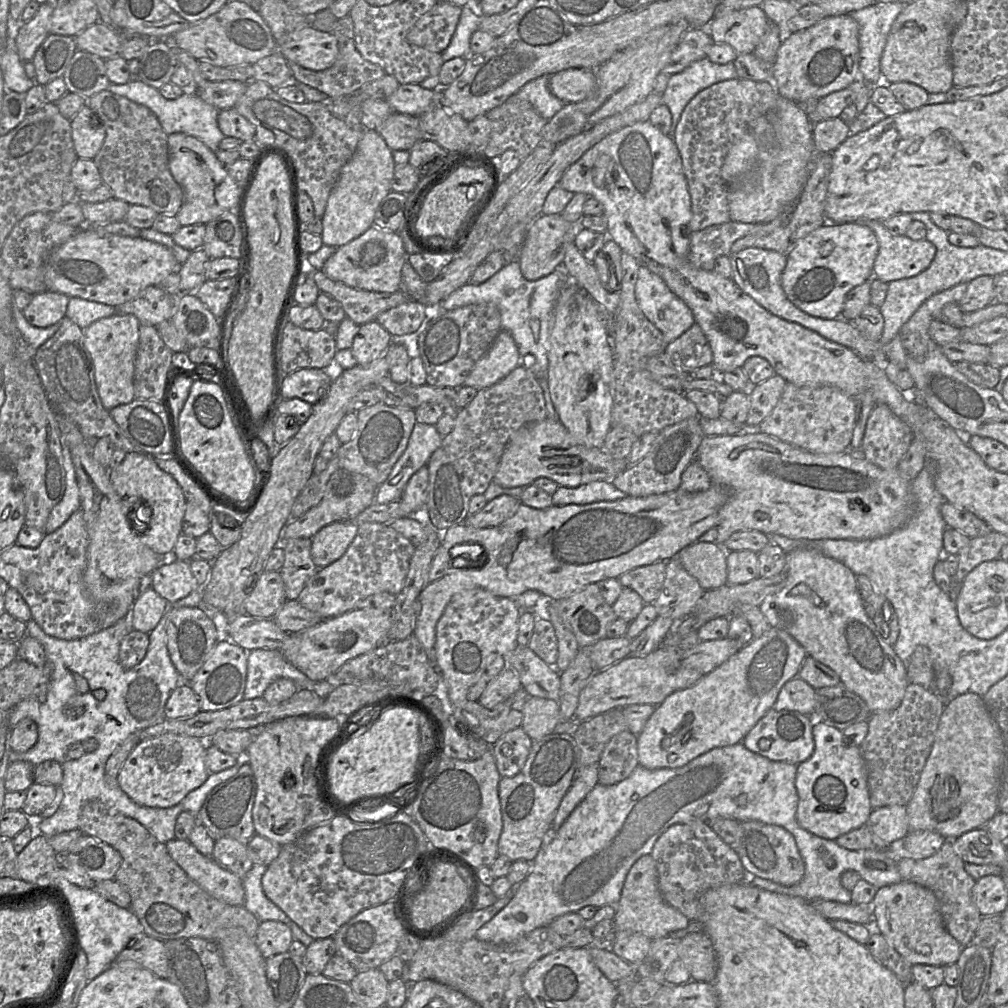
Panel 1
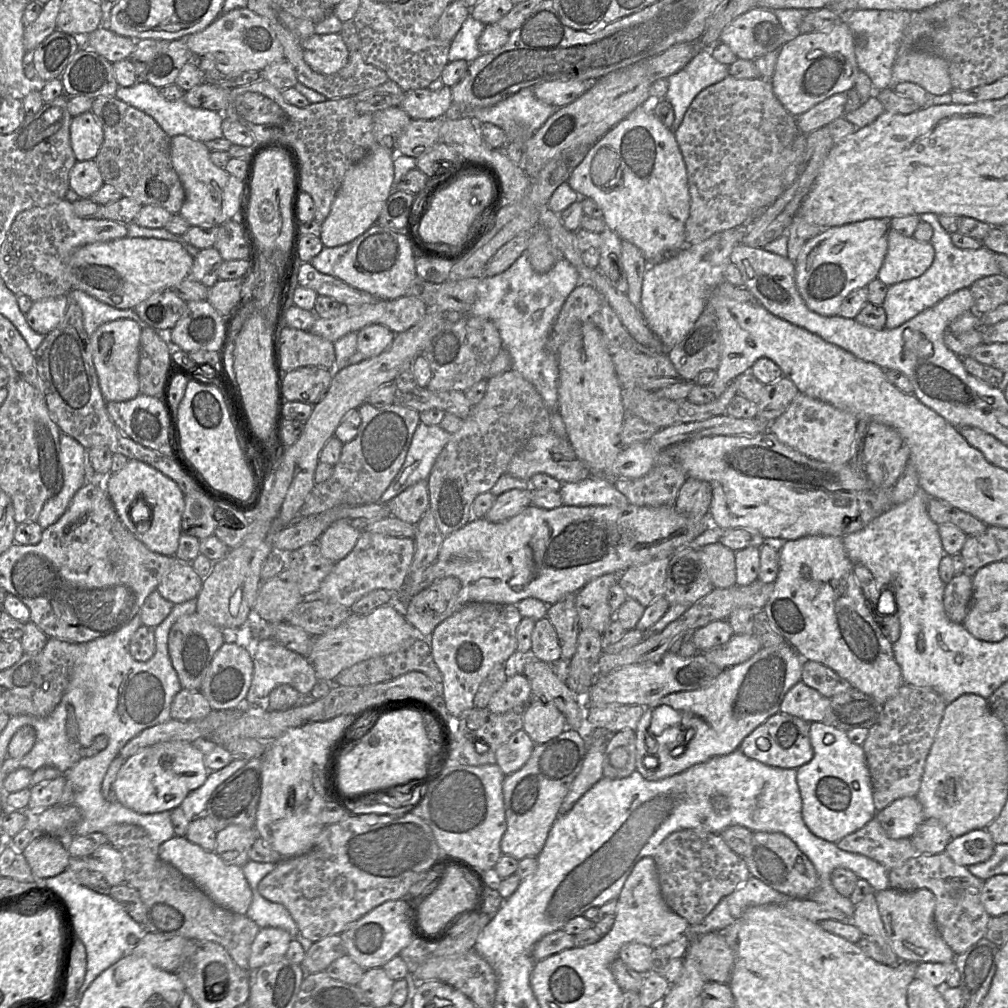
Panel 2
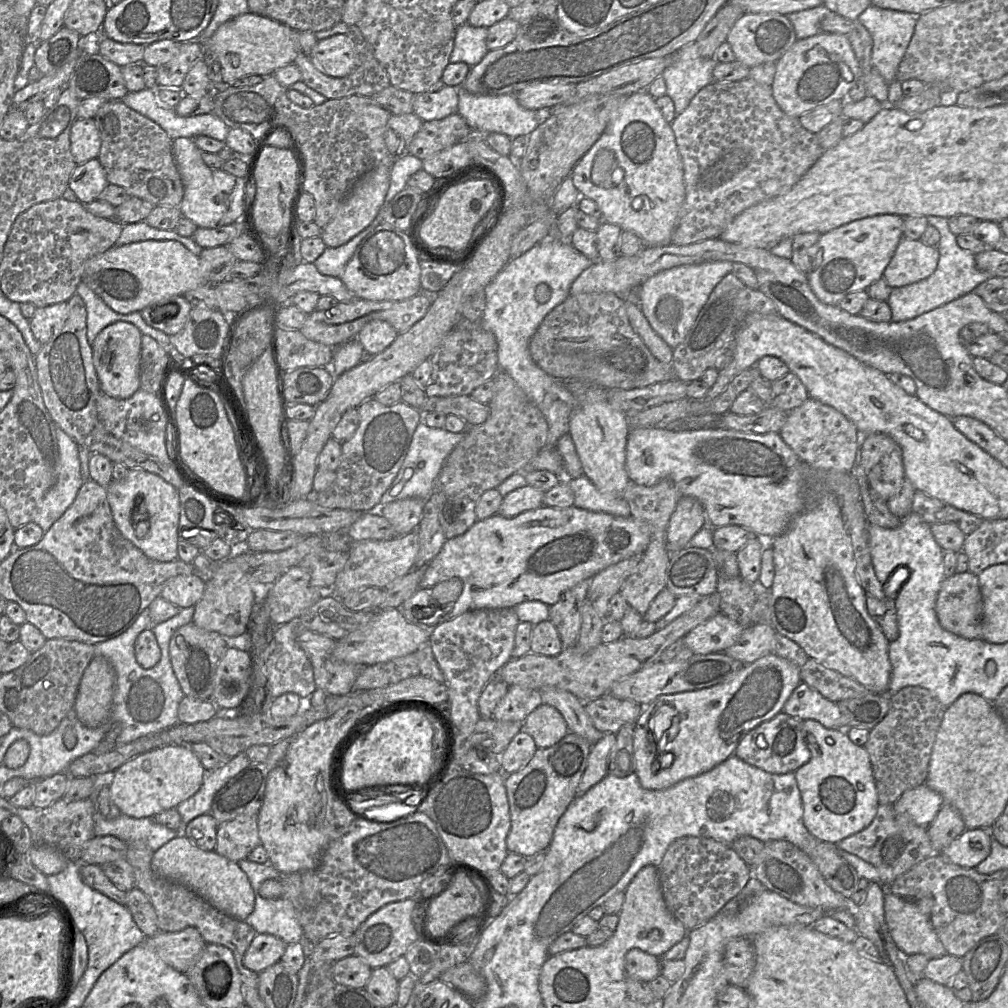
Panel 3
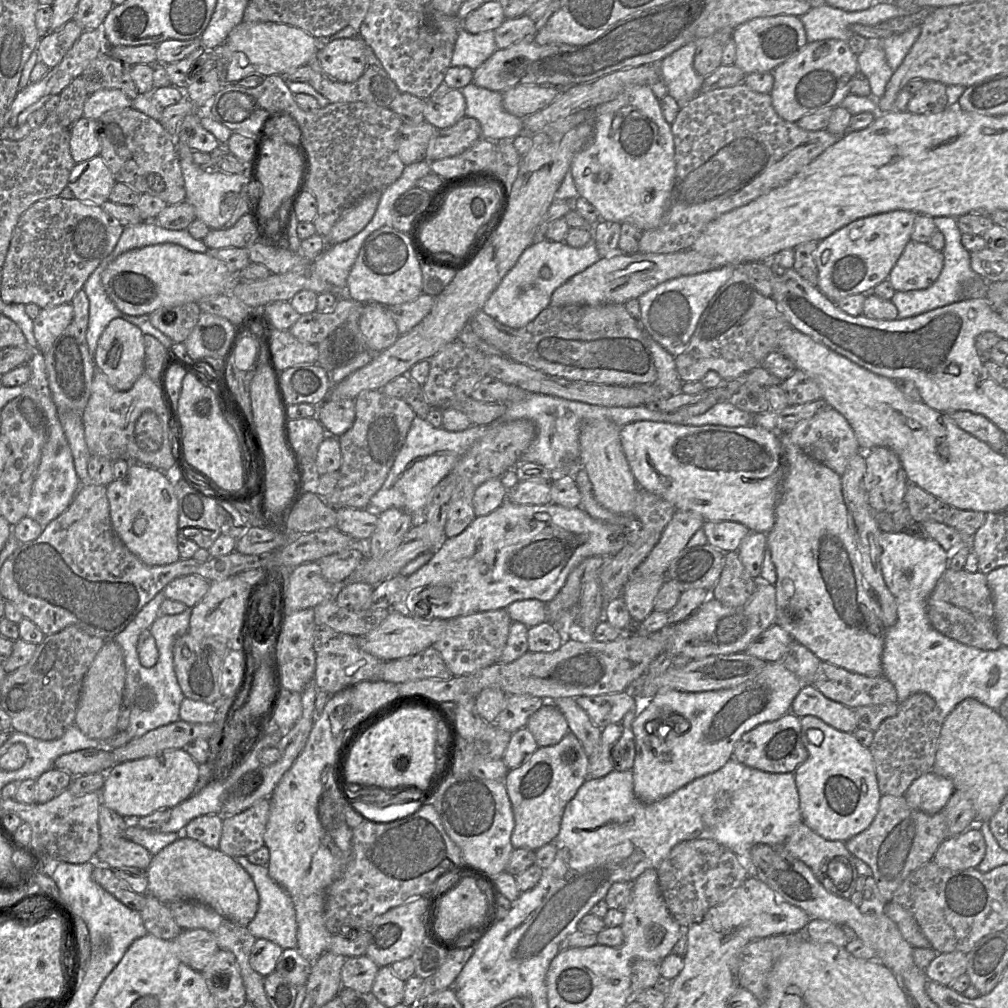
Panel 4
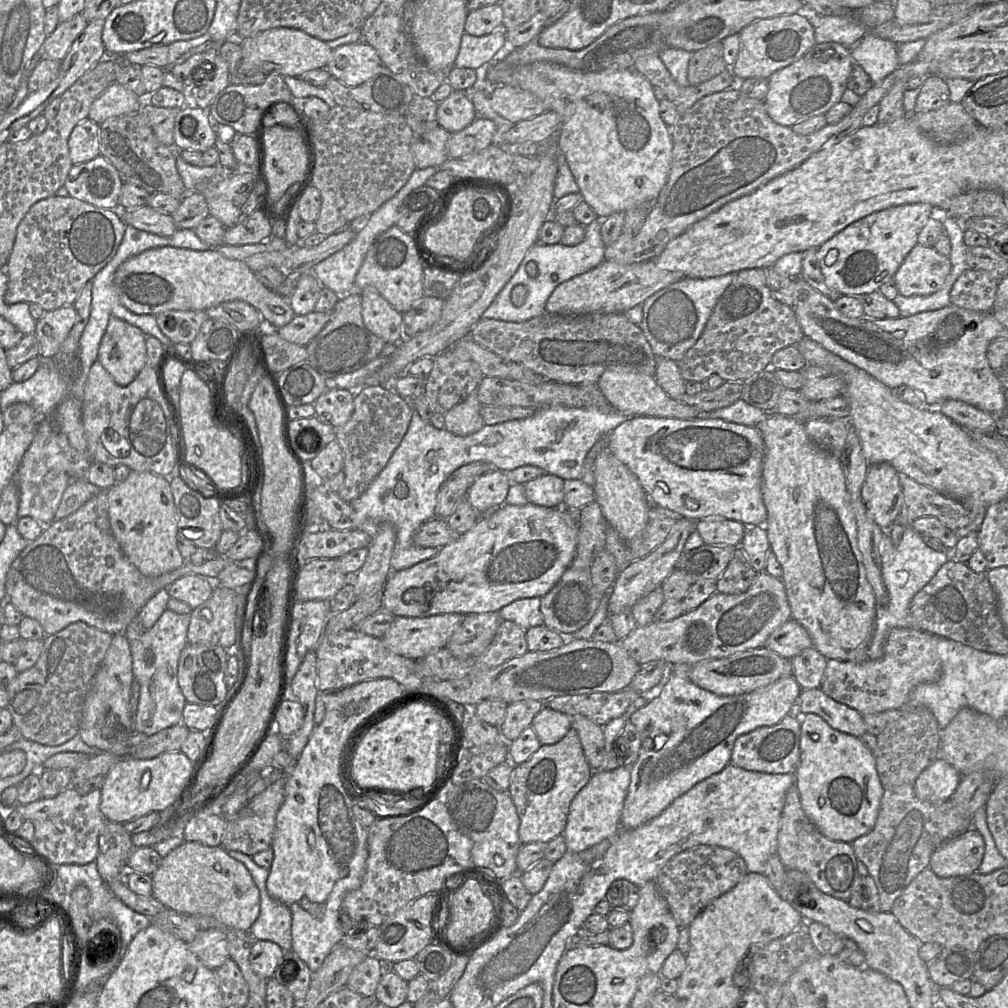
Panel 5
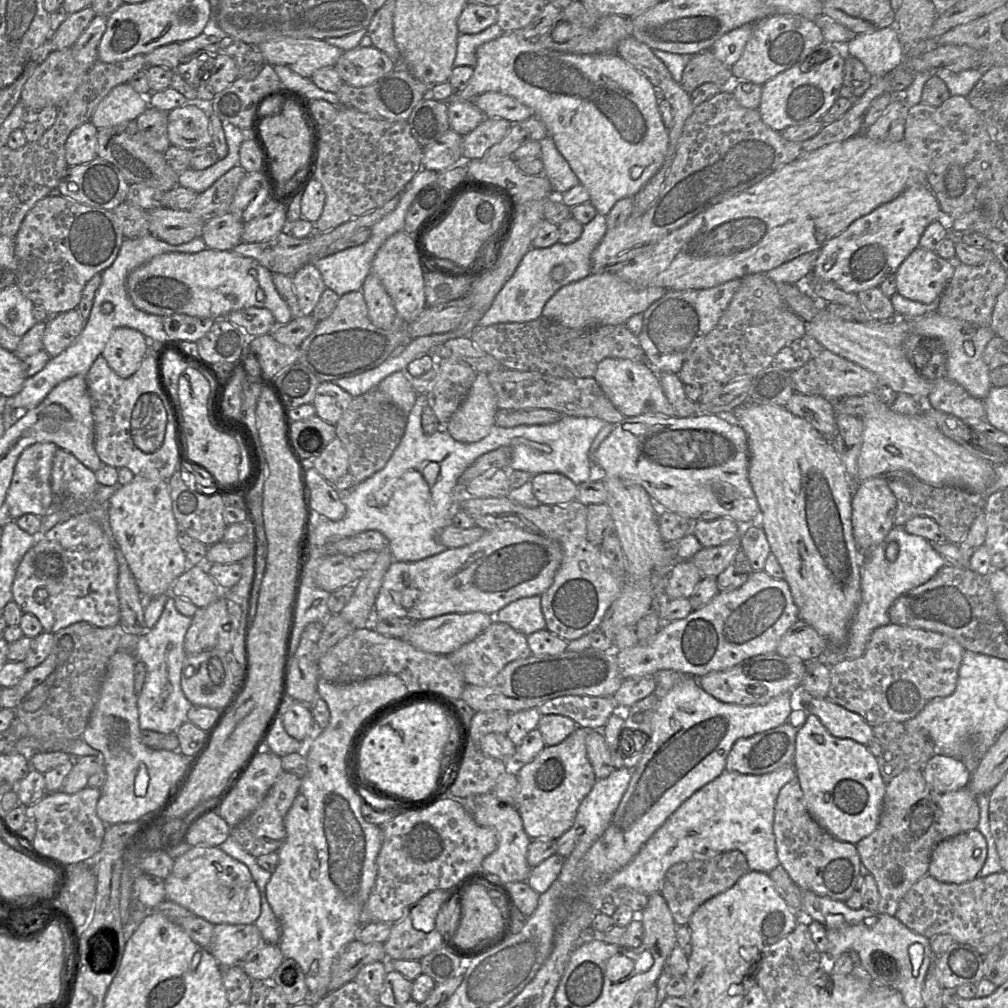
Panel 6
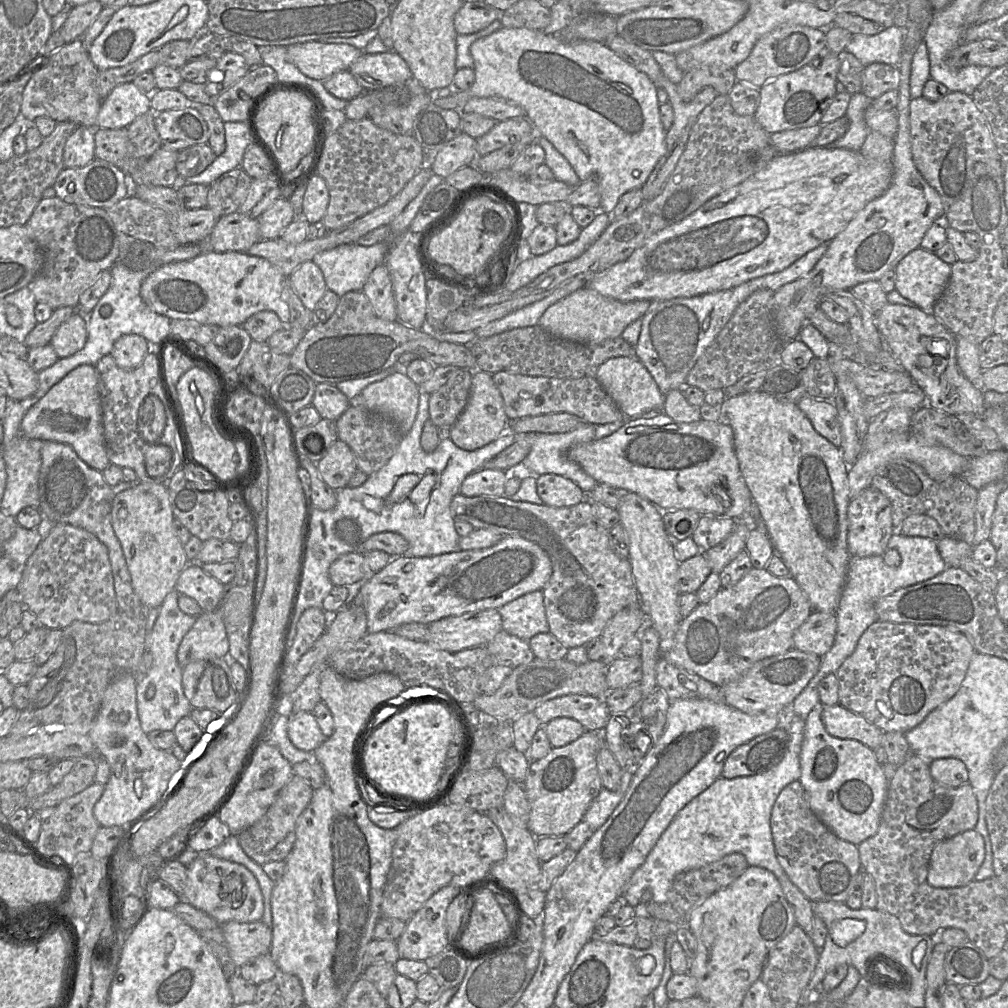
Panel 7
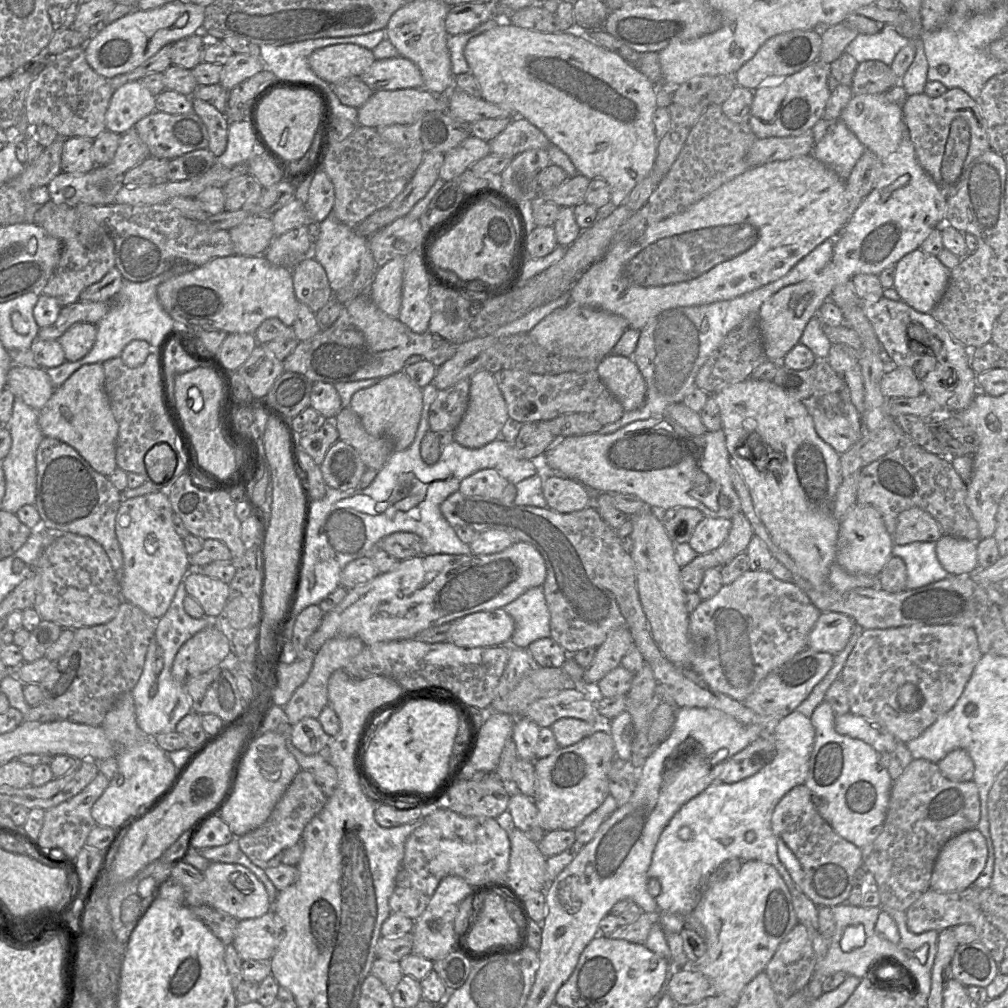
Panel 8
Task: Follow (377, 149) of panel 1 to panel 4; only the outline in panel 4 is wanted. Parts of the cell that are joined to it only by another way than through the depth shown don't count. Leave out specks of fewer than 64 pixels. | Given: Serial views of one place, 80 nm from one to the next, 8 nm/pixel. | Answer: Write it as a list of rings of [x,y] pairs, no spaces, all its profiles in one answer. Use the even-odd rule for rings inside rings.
[[[372,192],[345,211],[328,234],[328,244],[344,242],[363,230],[376,212],[381,193]]]

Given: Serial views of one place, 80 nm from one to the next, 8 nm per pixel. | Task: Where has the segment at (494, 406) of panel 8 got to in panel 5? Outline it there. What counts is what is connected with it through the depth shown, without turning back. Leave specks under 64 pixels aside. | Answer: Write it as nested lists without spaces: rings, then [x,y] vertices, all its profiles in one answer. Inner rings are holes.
[[[475,390],[444,414],[445,429],[457,436],[468,436],[479,431],[484,426],[480,415],[481,407]]]

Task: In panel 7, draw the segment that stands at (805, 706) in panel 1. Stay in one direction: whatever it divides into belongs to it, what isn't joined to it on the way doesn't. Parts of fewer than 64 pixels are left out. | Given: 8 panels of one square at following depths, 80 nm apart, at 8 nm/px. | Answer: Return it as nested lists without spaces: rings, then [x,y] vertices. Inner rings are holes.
[[[840,704],[823,705],[821,720],[831,736],[854,739],[871,749],[882,743],[884,732],[880,728]]]

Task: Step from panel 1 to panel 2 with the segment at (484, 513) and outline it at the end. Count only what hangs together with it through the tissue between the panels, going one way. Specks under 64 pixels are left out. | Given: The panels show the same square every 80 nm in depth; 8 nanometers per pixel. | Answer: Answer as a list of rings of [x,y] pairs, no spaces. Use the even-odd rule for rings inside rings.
[[[532,488],[513,489],[496,497],[485,519],[491,522],[502,522],[519,514],[531,504]]]

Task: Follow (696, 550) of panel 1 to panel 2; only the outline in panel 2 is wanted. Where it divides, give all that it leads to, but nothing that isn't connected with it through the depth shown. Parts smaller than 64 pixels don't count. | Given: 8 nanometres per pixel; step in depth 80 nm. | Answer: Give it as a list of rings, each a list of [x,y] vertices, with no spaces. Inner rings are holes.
[[[718,542],[700,548],[700,552],[714,588],[729,588],[736,583],[734,551]]]

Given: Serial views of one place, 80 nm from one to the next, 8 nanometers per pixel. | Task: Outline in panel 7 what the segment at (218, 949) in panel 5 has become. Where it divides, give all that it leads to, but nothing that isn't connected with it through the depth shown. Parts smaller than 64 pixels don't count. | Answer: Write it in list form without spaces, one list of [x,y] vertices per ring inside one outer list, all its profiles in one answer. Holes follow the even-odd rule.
[[[228,921],[221,929],[237,967],[257,956],[270,954],[272,929],[263,921]]]

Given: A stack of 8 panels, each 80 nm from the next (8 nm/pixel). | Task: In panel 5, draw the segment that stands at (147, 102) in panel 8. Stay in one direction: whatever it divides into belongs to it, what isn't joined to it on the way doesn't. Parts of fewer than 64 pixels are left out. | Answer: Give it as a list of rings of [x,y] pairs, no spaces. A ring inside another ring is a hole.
[[[113,83],[92,103],[88,119],[100,125],[112,117],[138,113],[142,106],[143,100],[132,90]]]

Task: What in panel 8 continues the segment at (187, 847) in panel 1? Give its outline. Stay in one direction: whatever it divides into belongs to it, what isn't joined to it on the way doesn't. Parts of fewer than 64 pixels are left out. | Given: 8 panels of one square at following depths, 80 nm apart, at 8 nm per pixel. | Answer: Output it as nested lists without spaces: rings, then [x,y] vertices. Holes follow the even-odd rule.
[[[211,862],[202,873],[210,890],[210,906],[237,920],[258,918],[272,910],[264,884],[246,867],[240,864]]]

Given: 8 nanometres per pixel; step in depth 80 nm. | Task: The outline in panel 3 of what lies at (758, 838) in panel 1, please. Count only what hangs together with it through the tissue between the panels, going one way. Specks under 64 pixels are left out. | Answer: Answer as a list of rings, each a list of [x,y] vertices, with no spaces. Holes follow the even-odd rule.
[[[785,840],[764,842],[764,848],[757,862],[750,865],[752,875],[757,878],[767,890],[773,891],[799,905],[820,907],[826,913],[837,910],[847,910],[855,918],[856,905],[851,898],[833,891],[825,882],[817,866],[810,857],[794,844]]]

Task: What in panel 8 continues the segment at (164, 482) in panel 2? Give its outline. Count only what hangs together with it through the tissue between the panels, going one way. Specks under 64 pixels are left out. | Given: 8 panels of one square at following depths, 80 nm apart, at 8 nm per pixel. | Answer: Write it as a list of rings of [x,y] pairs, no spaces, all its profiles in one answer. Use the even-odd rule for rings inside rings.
[[[160,490],[123,500],[115,520],[115,533],[123,555],[123,572],[120,585],[122,599],[139,608],[155,620],[168,610],[180,582],[188,573],[189,555],[183,540],[175,532],[172,522],[173,510],[167,491]]]

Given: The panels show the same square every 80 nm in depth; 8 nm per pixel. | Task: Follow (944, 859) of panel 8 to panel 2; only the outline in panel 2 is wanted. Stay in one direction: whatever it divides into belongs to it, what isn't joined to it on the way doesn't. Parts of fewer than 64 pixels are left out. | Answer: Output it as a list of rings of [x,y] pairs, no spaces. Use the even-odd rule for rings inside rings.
[[[976,829],[952,838],[945,852],[958,865],[969,866],[987,861],[995,843],[986,829]]]

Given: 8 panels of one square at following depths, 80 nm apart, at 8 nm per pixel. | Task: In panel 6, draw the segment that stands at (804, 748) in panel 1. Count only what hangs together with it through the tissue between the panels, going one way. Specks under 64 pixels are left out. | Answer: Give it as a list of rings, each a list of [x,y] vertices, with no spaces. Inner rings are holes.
[[[785,722],[776,728],[738,739],[728,754],[725,770],[741,774],[762,775],[792,765],[795,757],[797,732],[796,727]]]

